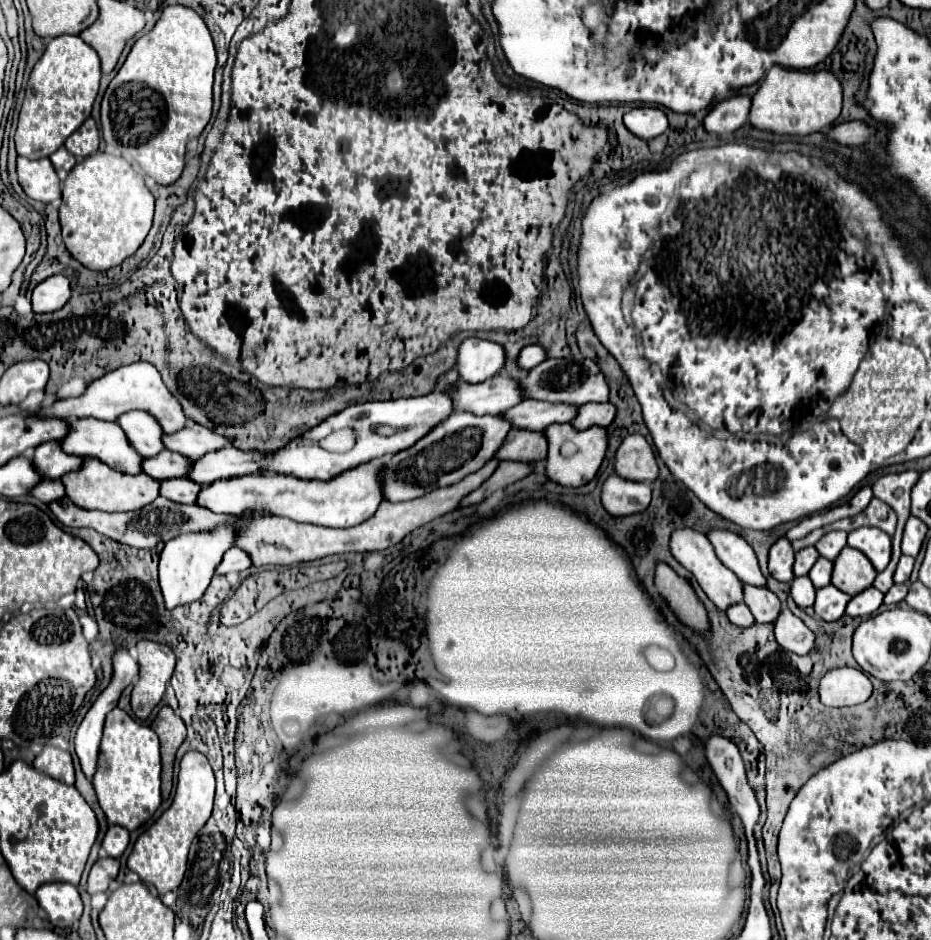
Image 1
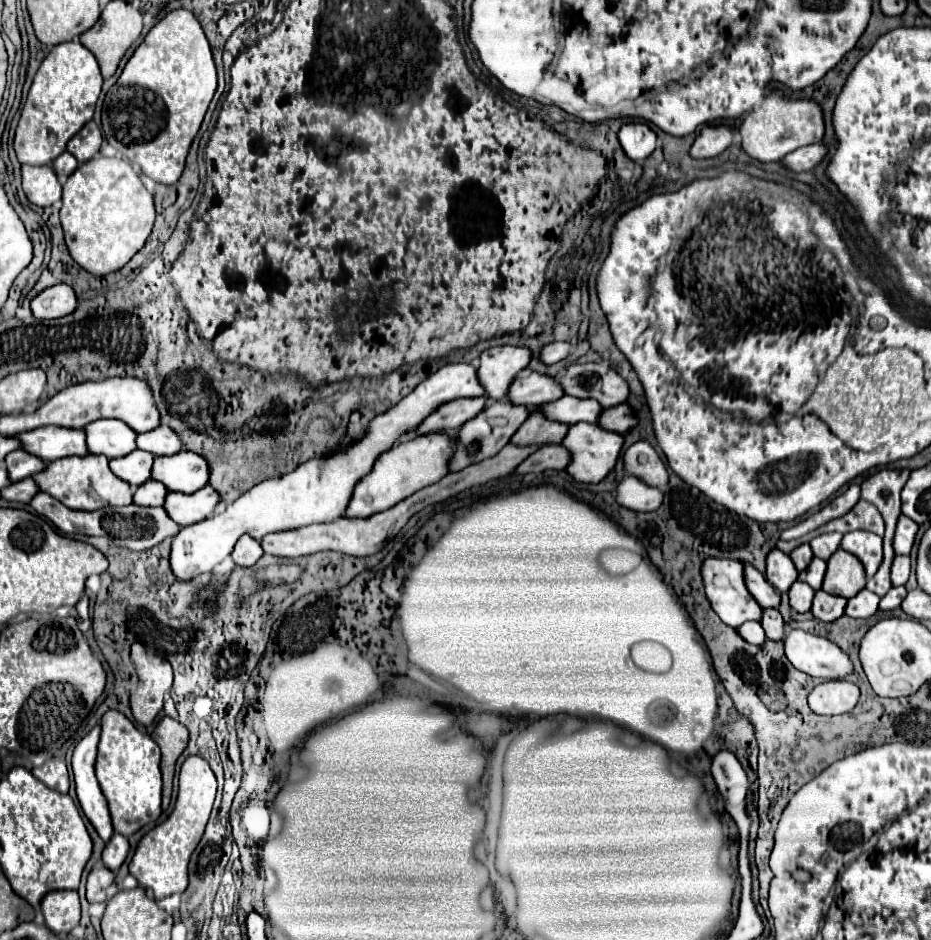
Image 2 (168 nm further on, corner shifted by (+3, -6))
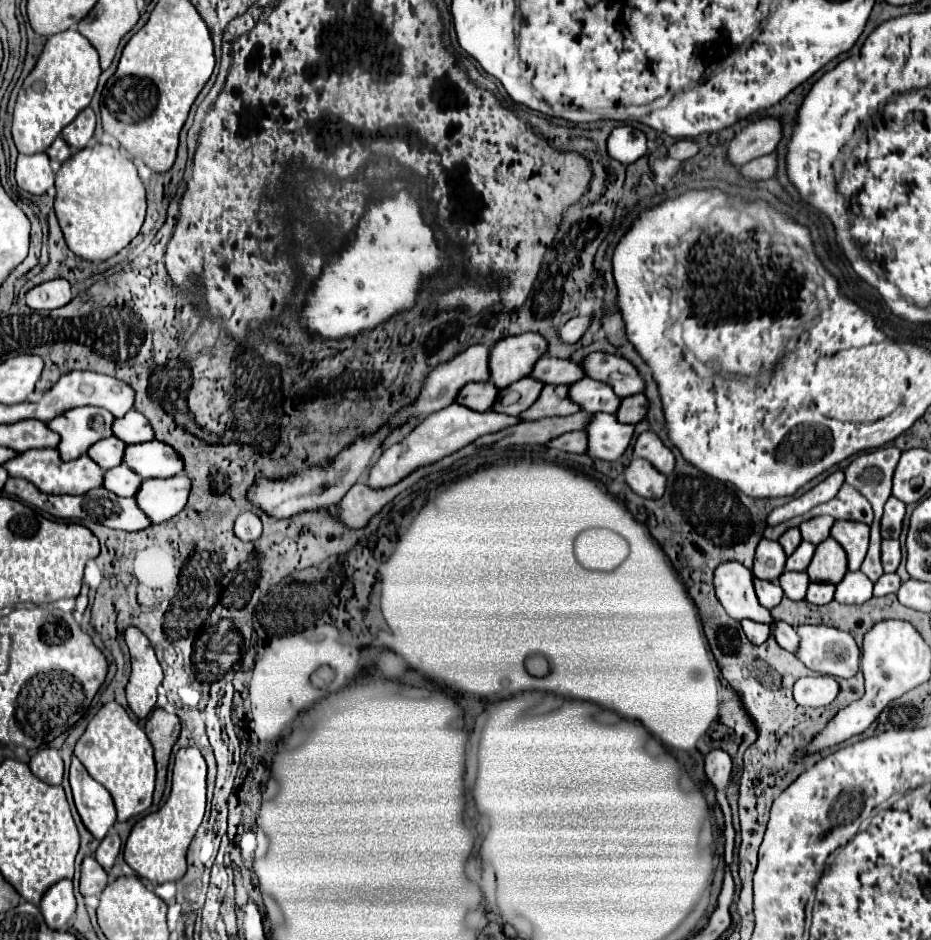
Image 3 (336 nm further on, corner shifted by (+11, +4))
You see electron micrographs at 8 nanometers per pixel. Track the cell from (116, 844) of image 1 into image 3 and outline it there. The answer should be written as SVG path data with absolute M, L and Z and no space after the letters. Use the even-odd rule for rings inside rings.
M112 831L112 833L108 833L108 835L104 837L104 841L100 843L100 847L98 847L98 851L96 851L96 861L98 861L106 871L110 871L112 865L114 865L114 861L116 861L116 857L118 857L118 853L120 853L120 837Z

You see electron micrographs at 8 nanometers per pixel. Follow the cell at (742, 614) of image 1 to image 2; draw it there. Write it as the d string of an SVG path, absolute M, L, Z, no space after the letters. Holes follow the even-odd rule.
M758 621L742 623L736 631L740 633L740 637L742 637L744 641L748 641L748 643L752 643L752 645L760 645L760 643L764 643L764 639L766 639L764 629L762 629L762 625L760 625Z

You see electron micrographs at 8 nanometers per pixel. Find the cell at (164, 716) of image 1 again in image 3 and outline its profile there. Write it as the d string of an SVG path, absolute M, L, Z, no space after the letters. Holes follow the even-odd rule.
M154 709L150 719L146 721L146 735L154 747L154 759L156 759L156 791L154 791L154 803L160 803L164 785L166 785L166 769L170 761L172 747L180 735L180 719L174 713L168 713L164 709Z

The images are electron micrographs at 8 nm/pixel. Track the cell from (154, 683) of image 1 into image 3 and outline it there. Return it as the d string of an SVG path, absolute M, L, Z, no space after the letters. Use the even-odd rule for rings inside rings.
M138 627L126 629L126 643L132 657L132 673L126 685L128 705L138 719L146 719L156 707L156 689L162 683L162 667L148 637Z

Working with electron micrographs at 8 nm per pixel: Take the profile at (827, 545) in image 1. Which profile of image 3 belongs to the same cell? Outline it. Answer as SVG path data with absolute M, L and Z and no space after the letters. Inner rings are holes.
M820 515L820 517L812 517L808 521L800 523L800 531L802 531L802 539L810 541L812 545L822 543L824 539L830 537L830 527L832 527L834 519L830 515Z

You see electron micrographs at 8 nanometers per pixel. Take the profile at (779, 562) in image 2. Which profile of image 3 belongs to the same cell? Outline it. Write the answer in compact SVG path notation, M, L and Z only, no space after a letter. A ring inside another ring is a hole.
M762 539L756 549L752 571L758 579L776 581L780 577L780 573L784 571L784 563L786 563L786 553L780 547L780 543Z

